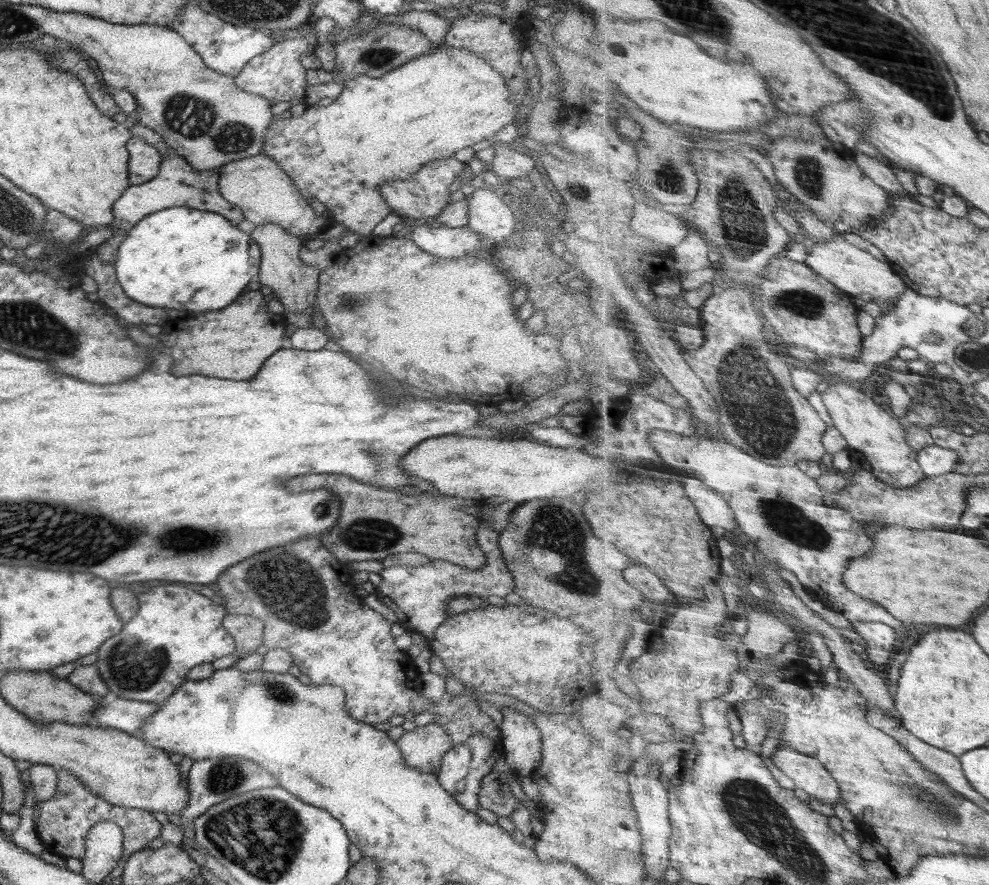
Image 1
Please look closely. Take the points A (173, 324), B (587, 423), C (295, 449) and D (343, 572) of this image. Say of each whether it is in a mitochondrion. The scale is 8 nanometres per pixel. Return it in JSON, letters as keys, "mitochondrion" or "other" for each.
{"A":"other","B":"other","C":"other","D":"mitochondrion"}

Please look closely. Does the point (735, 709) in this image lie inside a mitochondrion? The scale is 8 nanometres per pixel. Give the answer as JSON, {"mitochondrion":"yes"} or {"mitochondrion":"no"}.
{"mitochondrion":"no"}

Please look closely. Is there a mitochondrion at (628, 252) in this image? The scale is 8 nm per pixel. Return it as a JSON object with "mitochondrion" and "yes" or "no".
{"mitochondrion":"no"}

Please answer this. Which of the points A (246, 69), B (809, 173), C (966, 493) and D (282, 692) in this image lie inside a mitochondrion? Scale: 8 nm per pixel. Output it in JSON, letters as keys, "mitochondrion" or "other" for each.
{"A":"other","B":"mitochondrion","C":"other","D":"mitochondrion"}

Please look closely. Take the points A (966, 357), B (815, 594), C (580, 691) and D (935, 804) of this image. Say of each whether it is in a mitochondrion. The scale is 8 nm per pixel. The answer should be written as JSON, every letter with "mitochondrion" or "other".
{"A":"mitochondrion","B":"other","C":"other","D":"mitochondrion"}

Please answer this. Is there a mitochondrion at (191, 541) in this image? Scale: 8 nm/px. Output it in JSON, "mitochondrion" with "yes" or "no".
{"mitochondrion":"yes"}

